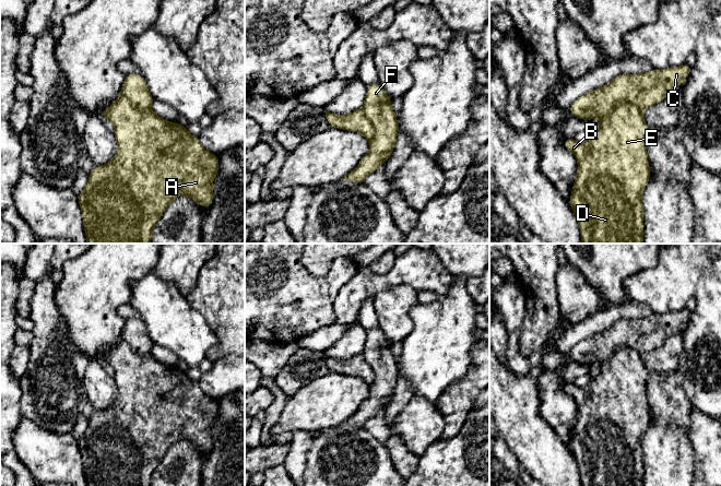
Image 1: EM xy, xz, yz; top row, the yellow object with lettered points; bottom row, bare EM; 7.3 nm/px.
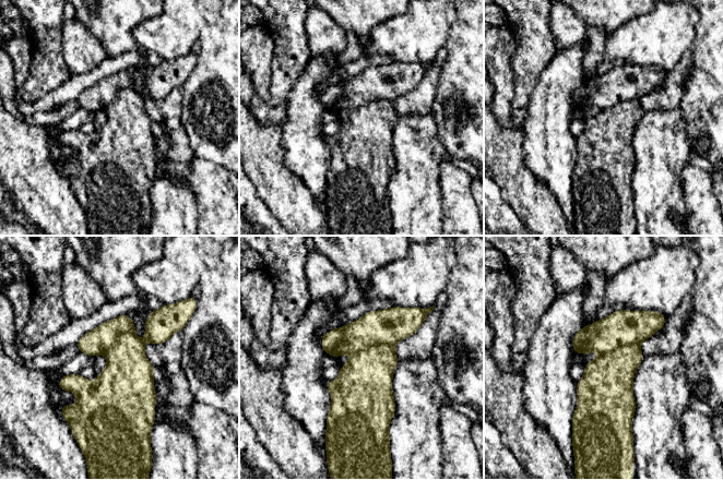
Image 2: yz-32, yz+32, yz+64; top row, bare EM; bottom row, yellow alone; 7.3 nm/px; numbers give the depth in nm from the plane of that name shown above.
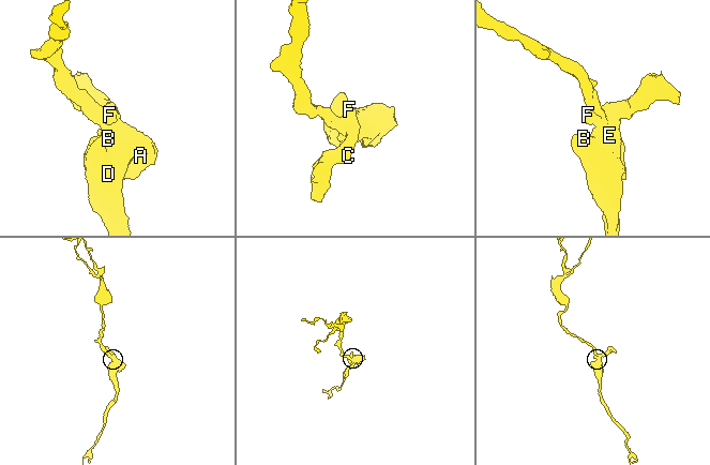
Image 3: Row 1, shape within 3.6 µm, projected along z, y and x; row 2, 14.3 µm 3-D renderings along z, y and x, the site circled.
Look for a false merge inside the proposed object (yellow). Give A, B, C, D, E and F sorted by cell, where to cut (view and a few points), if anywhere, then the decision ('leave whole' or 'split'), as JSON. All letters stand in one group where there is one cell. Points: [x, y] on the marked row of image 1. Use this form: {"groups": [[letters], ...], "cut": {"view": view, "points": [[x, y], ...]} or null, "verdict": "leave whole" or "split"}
{"groups": [["A", "B", "D", "E"], ["C", "F"]], "cut": {"view": "yz", "points": [[640, 108], [626, 102], [619, 102], [601, 118]]}, "verdict": "split"}

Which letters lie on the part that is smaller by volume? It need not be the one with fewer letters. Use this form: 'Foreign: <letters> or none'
Foreign: C, F

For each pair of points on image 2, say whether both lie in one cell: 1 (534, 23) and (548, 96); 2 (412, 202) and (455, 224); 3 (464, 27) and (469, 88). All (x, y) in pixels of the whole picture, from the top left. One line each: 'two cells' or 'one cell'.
1: two cells
2: two cells
3: one cell

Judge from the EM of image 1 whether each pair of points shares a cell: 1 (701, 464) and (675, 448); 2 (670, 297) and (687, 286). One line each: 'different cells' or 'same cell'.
1: different cells
2: same cell

